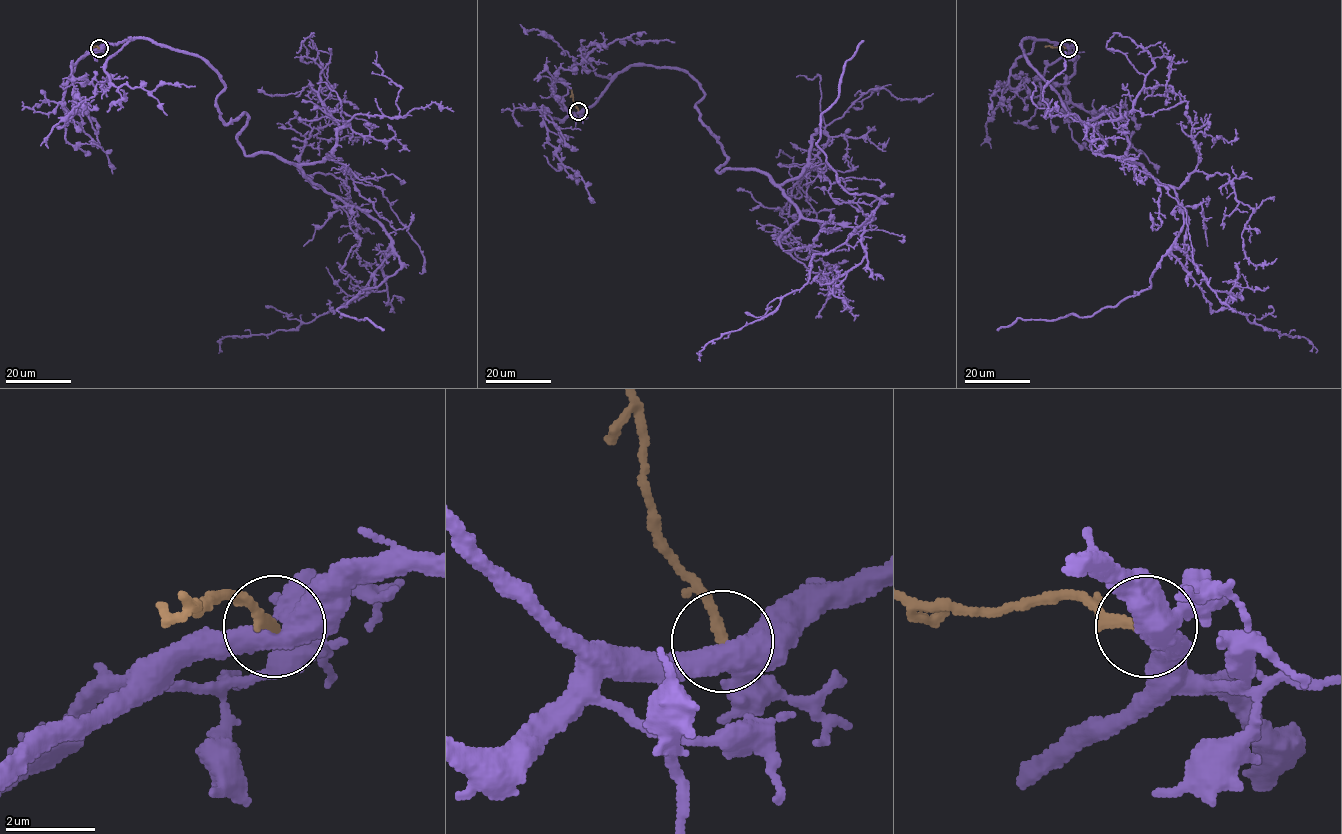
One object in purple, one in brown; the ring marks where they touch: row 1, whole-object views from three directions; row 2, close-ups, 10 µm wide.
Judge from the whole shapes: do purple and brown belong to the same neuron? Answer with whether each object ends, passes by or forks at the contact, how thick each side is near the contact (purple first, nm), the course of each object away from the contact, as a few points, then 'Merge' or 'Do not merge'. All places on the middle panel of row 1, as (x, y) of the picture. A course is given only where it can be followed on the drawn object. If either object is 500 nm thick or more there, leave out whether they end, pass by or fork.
At the ring purple forks. At the ring brown ends. Thickness 440 nm (purple) against 240 nm. Course of purple: (579, 111), (632, 65), (680, 68), (727, 158), (718, 172), (763, 171), (804, 217), (871, 215), (698, 359). Course of brown: (579, 111), (570, 88). Do not merge

